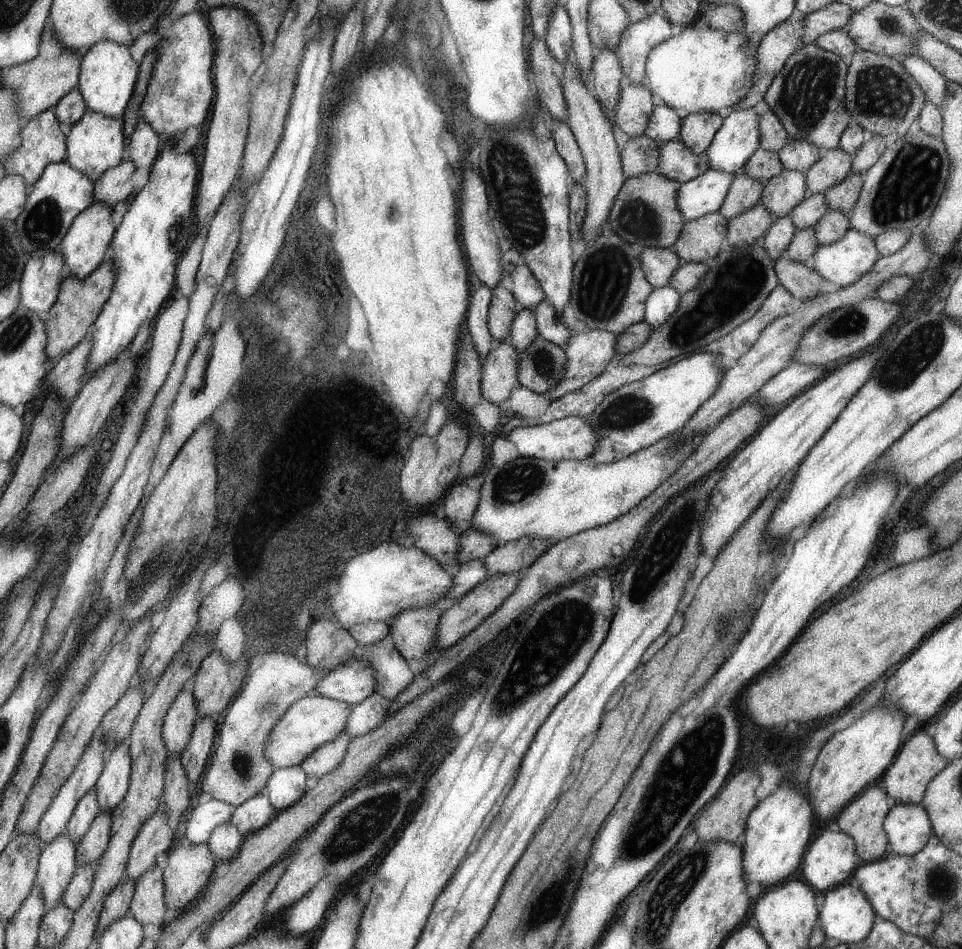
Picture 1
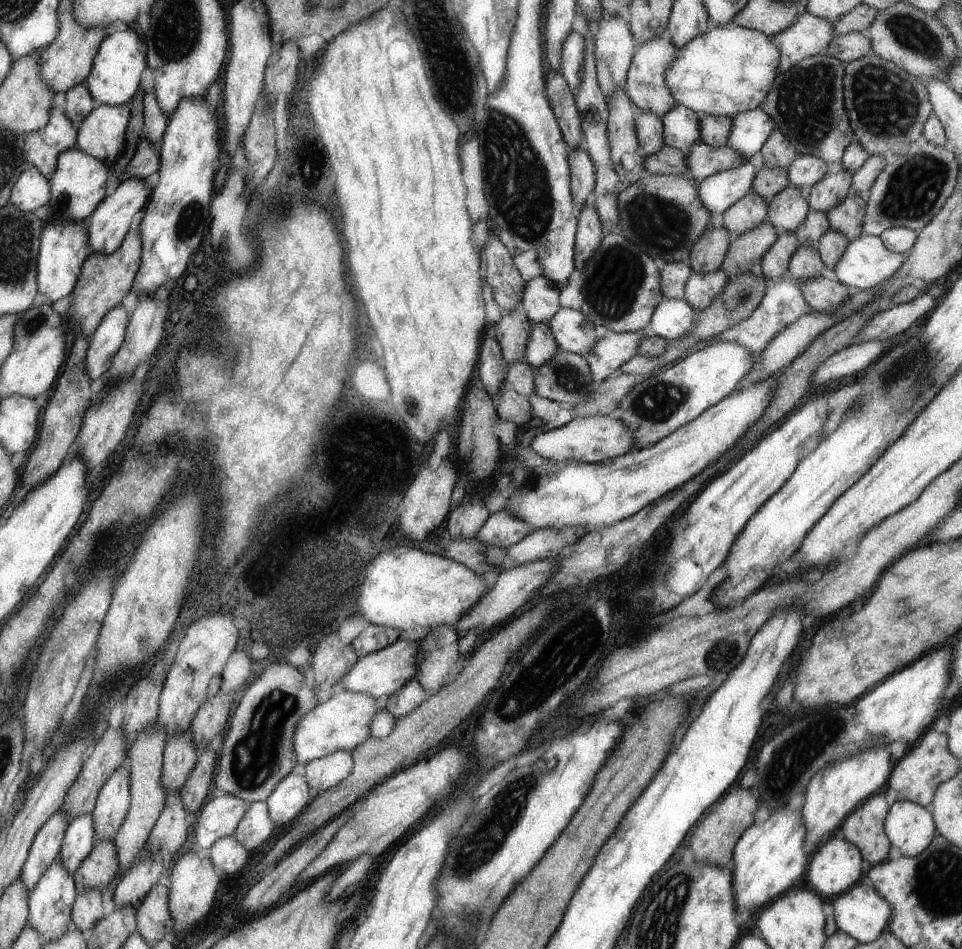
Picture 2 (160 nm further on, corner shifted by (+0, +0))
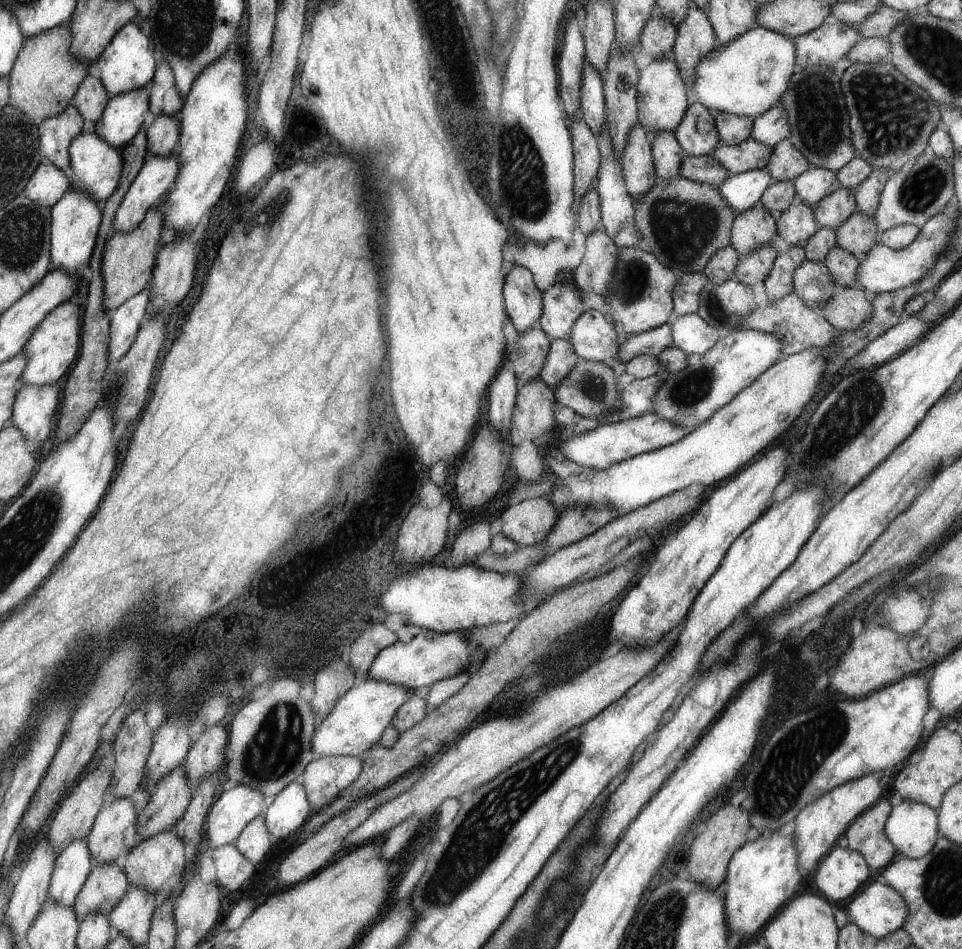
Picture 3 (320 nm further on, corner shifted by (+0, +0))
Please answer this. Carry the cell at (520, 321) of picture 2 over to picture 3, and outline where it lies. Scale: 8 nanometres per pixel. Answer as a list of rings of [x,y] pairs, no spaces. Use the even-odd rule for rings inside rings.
[[[539,326],[518,336],[513,346],[508,344],[507,358],[515,372],[517,383],[524,385],[530,380],[539,379],[544,360],[547,360],[548,352],[551,351],[551,340]]]

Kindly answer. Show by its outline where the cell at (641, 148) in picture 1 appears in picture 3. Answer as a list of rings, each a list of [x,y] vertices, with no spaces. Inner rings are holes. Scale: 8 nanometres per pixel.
[[[711,155],[707,156],[684,156],[680,177],[694,180],[701,184],[711,185],[719,189],[720,184],[730,176],[730,172]]]

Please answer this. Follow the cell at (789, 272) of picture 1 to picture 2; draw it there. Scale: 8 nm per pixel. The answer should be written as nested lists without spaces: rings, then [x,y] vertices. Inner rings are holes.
[[[822,276],[798,284],[811,310],[819,313],[836,311],[851,295],[848,293],[848,287],[839,280]]]

